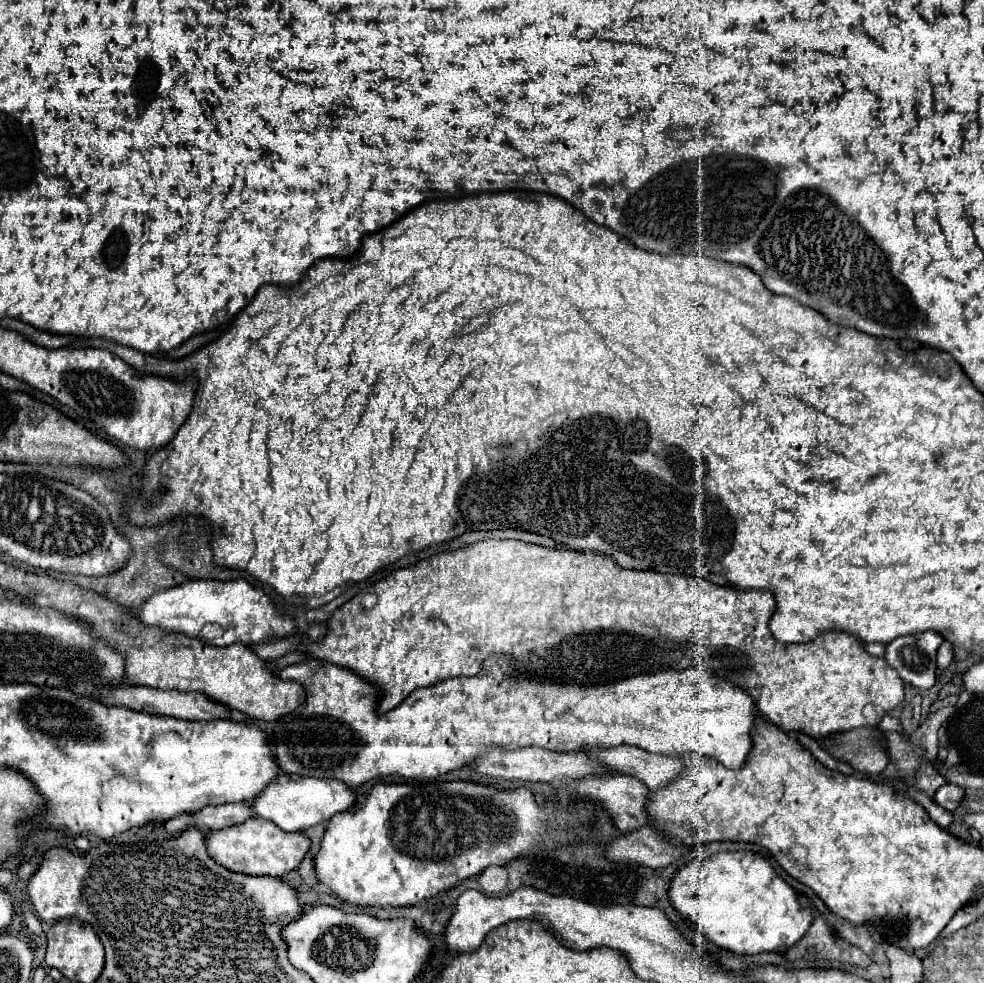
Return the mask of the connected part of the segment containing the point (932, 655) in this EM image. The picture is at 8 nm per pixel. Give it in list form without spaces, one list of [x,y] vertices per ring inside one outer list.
[[[934,631],[896,637],[886,645],[884,659],[902,681],[930,689],[936,675],[936,649],[942,641]]]

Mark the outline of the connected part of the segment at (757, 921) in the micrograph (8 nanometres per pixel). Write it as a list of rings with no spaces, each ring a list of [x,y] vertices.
[[[718,851],[712,857],[686,863],[670,881],[668,899],[684,919],[692,919],[698,925],[698,931],[706,935],[708,941],[740,955],[754,955],[762,951],[782,953],[798,943],[812,923],[810,909],[802,909],[798,905],[796,891],[776,875],[764,857],[754,851]]]

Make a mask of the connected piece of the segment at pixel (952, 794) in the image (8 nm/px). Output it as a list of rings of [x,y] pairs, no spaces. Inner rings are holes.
[[[946,783],[946,785],[942,785],[942,787],[936,789],[934,803],[940,805],[940,807],[944,807],[944,809],[948,809],[948,811],[952,811],[952,809],[958,807],[958,803],[962,801],[962,797],[964,797],[964,789],[962,787]]]

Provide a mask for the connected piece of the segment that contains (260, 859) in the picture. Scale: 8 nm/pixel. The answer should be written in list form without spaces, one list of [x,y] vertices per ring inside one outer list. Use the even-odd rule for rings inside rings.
[[[250,817],[240,825],[220,829],[220,831],[210,831],[206,839],[206,849],[208,855],[228,871],[244,873],[244,875],[282,877],[284,873],[300,867],[304,855],[310,849],[310,839],[304,837],[302,833],[280,831],[272,821]]]

